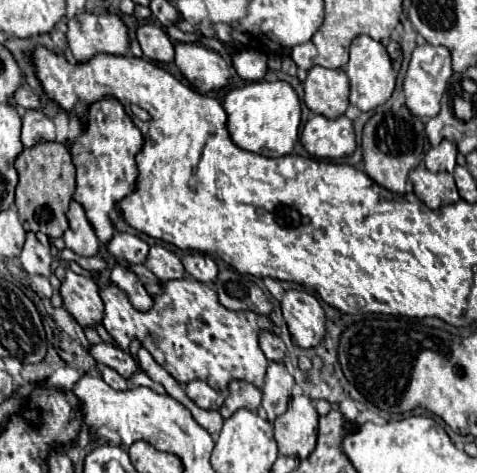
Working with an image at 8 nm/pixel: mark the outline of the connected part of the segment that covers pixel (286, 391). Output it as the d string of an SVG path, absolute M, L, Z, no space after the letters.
M271 361L267 367L265 385L261 389L261 393L263 393L261 407L265 409L265 415L269 421L275 421L279 415L283 415L287 411L293 385L295 385L295 381L289 375L289 371L285 369L285 365Z

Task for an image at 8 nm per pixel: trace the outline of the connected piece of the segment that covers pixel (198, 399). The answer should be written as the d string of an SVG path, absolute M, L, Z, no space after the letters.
M199 379L189 381L189 383L185 385L185 393L187 393L187 397L189 397L197 407L201 407L201 409L205 409L205 411L217 411L217 409L223 405L223 401L225 401L225 397L223 397L221 391L213 389L211 385L207 385L205 381L199 381Z

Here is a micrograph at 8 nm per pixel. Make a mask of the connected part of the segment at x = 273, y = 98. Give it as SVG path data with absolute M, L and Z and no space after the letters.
M253 81L231 89L223 99L223 109L229 115L227 129L237 147L263 157L283 157L293 151L301 125L301 103L289 83Z

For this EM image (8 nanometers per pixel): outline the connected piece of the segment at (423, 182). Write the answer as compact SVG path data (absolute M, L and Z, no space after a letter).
M419 165L409 173L409 179L413 183L415 195L429 209L437 209L459 201L459 193L451 173L429 173L423 165Z

